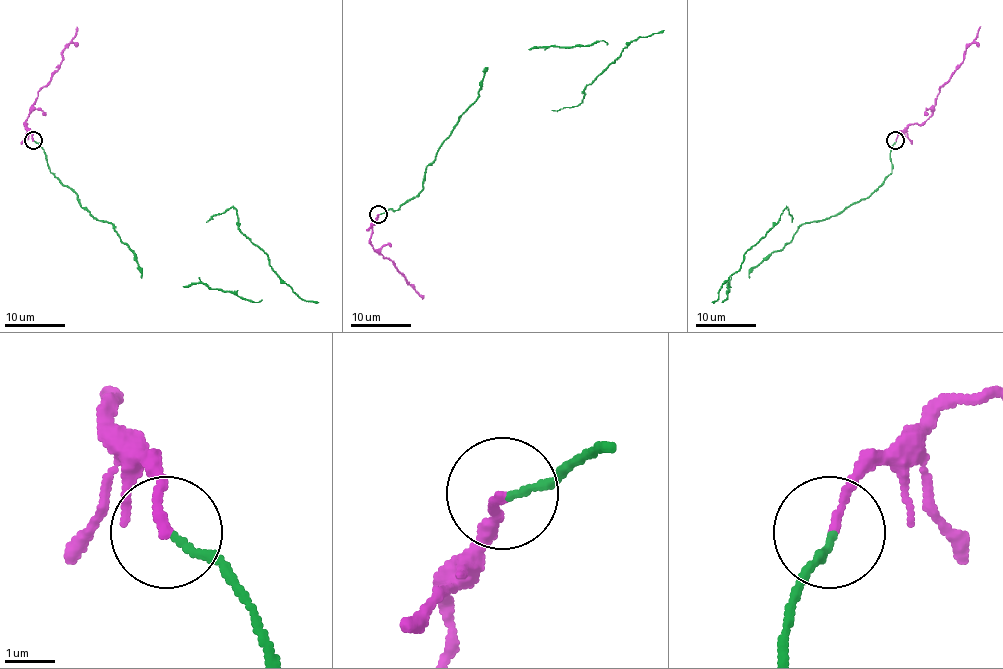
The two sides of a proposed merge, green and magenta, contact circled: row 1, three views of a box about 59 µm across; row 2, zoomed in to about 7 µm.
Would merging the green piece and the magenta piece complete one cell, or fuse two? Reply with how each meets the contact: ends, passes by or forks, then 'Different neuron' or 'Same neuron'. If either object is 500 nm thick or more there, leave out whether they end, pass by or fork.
At the ring green ends. At the ring magenta ends. Different neuron

